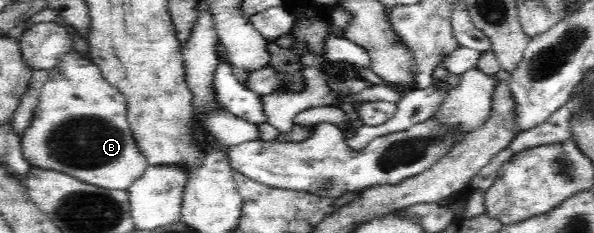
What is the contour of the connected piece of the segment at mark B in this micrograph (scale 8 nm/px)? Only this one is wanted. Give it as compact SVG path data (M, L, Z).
M73 50L53 68L52 78L44 86L34 123L21 141L26 159L34 167L52 168L110 190L126 190L145 175L148 159L138 148L128 116L128 101L101 73L98 65L88 58L80 58Z

